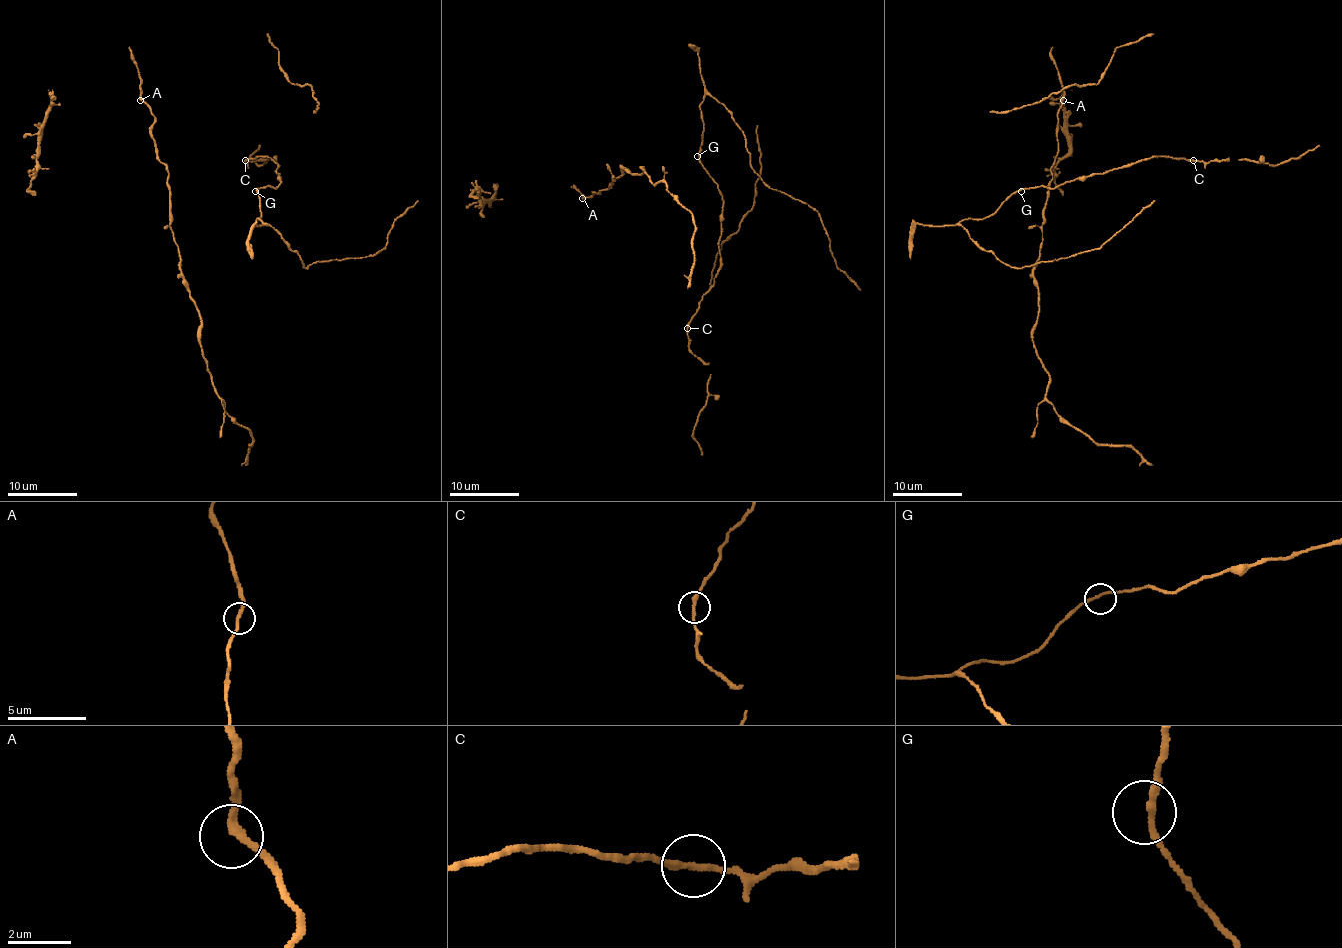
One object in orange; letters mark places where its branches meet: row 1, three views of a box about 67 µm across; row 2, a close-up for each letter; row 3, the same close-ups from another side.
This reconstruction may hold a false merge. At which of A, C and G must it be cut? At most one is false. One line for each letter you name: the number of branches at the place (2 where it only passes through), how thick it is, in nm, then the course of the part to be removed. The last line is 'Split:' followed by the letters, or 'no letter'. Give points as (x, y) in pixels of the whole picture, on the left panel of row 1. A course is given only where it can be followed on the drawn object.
Split: no letter

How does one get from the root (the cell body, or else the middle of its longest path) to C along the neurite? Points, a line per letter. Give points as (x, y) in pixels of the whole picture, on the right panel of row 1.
C: (1021, 191), (1040, 186), (1056, 188), (1155, 156), (1193, 160)

